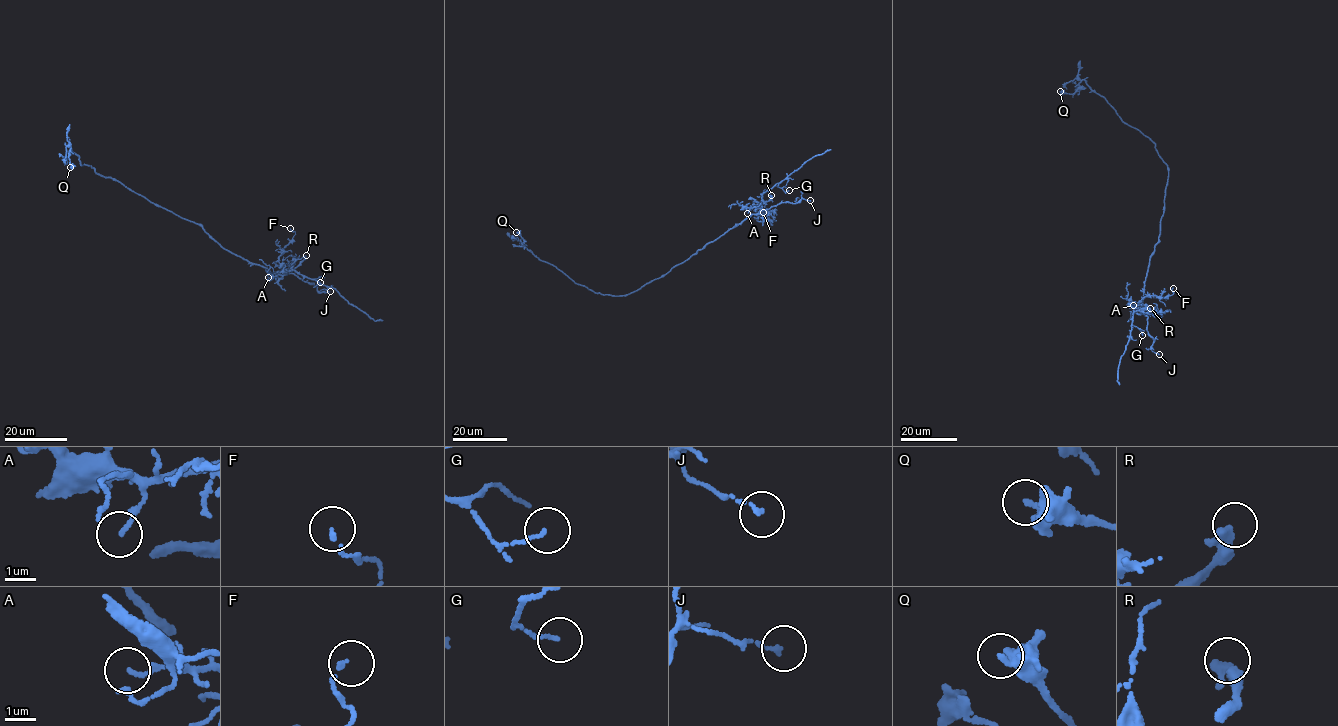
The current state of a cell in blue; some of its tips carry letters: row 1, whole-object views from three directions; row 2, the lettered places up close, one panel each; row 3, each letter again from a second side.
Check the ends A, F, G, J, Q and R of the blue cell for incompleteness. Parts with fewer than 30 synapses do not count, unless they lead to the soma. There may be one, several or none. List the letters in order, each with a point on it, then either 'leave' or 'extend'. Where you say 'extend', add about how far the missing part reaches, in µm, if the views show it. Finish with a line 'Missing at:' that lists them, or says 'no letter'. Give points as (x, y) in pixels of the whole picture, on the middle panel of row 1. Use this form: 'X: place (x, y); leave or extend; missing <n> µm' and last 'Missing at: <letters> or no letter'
A: place (747, 213); leave
F: place (763, 212); leave
G: place (789, 190); leave
J: place (810, 200); leave
Q: place (516, 232); leave
R: place (771, 195); leave
Missing at: no letter

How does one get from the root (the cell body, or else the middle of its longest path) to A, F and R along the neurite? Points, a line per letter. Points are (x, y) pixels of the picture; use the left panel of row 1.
A: (174, 213), (196, 223), (226, 249), (282, 275), (280, 278), (268, 277)
F: (174, 213), (196, 223), (226, 249), (277, 274), (285, 273), (278, 261), (282, 249), (295, 234), (290, 228)
R: (174, 213), (196, 223), (226, 249), (273, 273), (283, 275), (299, 266), (306, 255)

